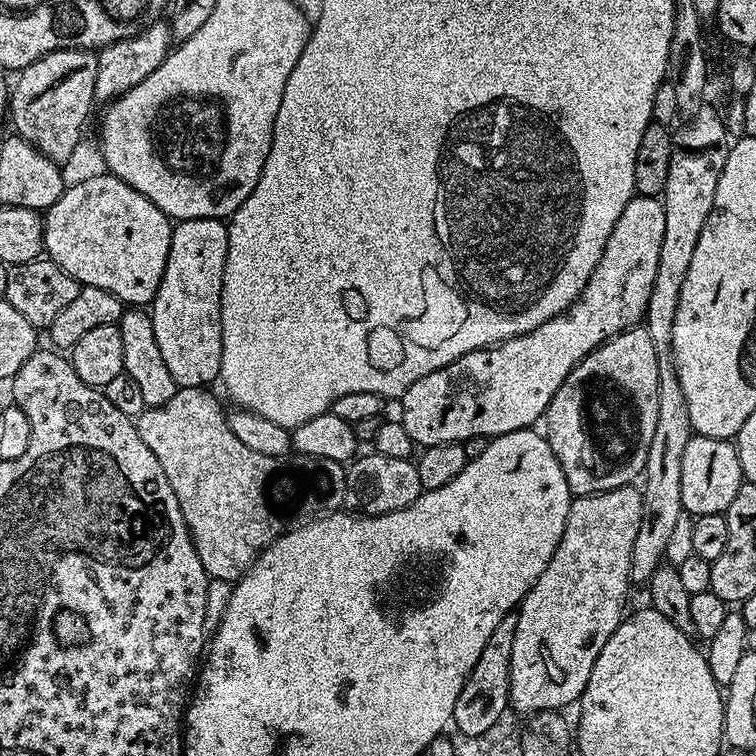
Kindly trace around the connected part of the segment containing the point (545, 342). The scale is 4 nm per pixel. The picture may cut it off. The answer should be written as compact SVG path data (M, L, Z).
M633 195L626 210L622 210L622 218L618 218L618 222L614 222L614 230L610 230L610 238L598 266L594 266L594 274L590 274L583 292L567 312L561 312L521 336L503 340L491 348L479 348L470 354L462 354L462 358L418 378L410 390L399 397L398 419L406 434L410 434L413 445L426 449L439 444L463 444L470 438L491 438L510 434L514 430L532 428L535 420L537 423L547 412L554 394L558 394L562 382L580 365L581 360L585 360L608 337L627 333L635 329L632 327L639 320L641 323L645 319L654 274L658 274L662 234L666 234L666 210L663 203L654 196Z

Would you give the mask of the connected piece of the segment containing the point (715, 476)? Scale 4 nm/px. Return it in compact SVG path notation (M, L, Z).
M693 435L682 454L682 506L689 517L727 513L730 502L745 483L736 445L732 440Z

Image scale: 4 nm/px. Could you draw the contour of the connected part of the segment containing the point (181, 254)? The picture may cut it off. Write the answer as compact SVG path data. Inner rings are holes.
M194 218L179 221L173 227L170 238L170 254L166 258L166 270L158 286L158 294L152 299L150 315L154 337L162 359L170 370L174 382L181 388L202 388L217 383L222 366L222 326L220 325L220 295L222 274L226 270L228 226L224 220Z

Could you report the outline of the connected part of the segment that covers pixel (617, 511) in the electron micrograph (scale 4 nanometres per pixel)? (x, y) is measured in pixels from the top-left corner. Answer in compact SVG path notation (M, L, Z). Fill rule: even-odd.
M629 486L627 488L615 488L609 492L599 492L593 496L577 496L573 499L570 514L566 518L566 530L558 542L558 550L554 550L554 558L550 558L546 570L542 570L538 582L534 582L532 589L525 594L524 599L518 605L518 611L515 613L516 629L514 630L514 650L510 650L510 690L508 691L508 699L511 707L517 713L531 714L534 712L564 710L567 709L567 704L575 705L581 694L584 693L584 687L590 678L590 670L594 670L594 662L598 662L598 654L602 654L602 646L606 646L610 634L614 634L614 630L626 615L624 599L628 596L628 588L630 589L628 578L630 574L630 550L632 549L634 537L638 534L638 522L642 518L642 498L640 494L641 489L639 487Z

